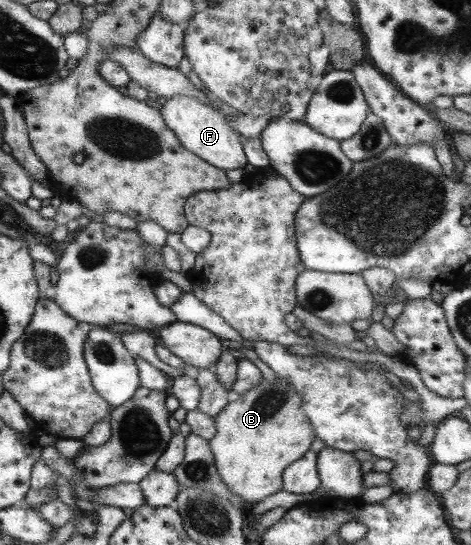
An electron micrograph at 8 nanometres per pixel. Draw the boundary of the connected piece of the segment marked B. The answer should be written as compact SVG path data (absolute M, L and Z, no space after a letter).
M277 377L277 384L261 378L261 382L237 397L231 396L224 409L213 418L215 433L208 440L213 453L213 462L219 478L230 493L237 495L248 503L258 503L272 493L281 489L282 472L293 461L300 459L309 448L315 433L309 419L301 410L300 396L283 379Z

